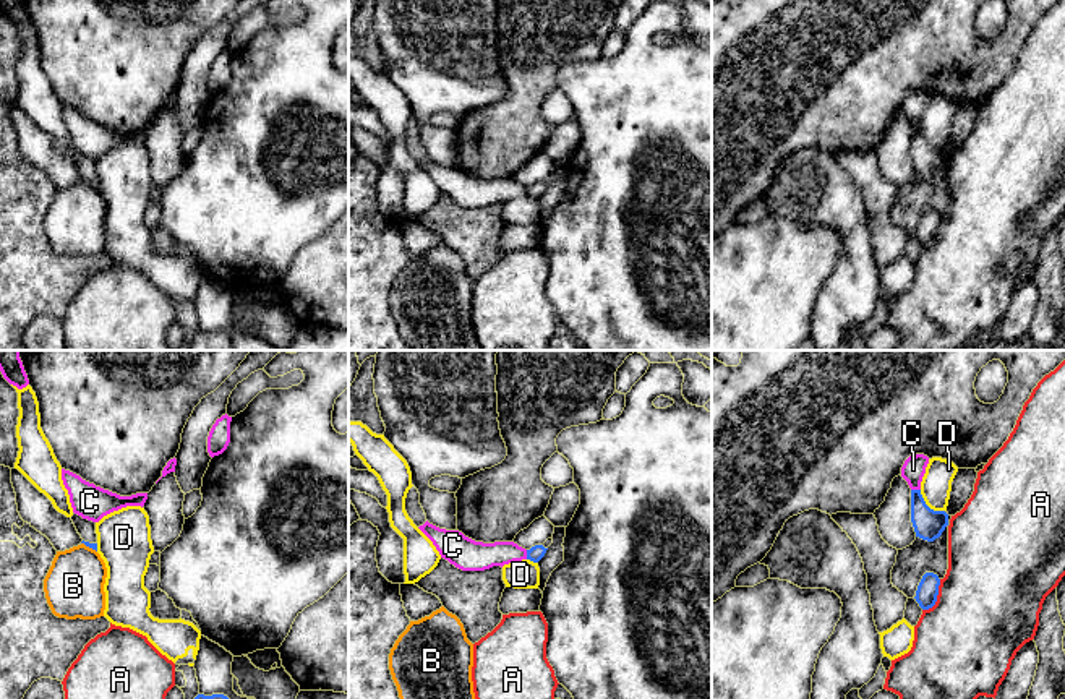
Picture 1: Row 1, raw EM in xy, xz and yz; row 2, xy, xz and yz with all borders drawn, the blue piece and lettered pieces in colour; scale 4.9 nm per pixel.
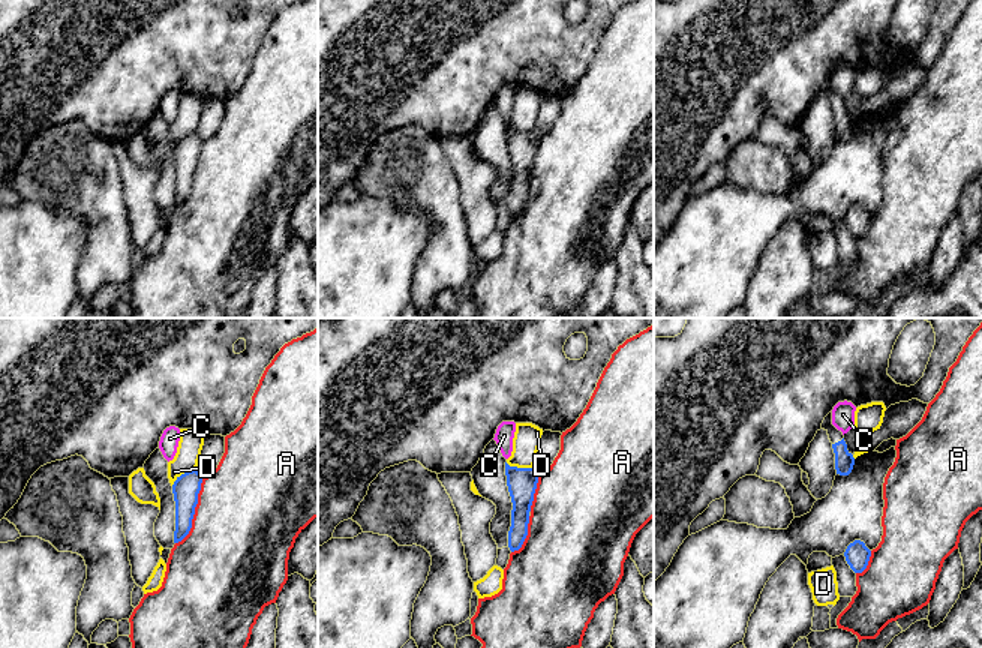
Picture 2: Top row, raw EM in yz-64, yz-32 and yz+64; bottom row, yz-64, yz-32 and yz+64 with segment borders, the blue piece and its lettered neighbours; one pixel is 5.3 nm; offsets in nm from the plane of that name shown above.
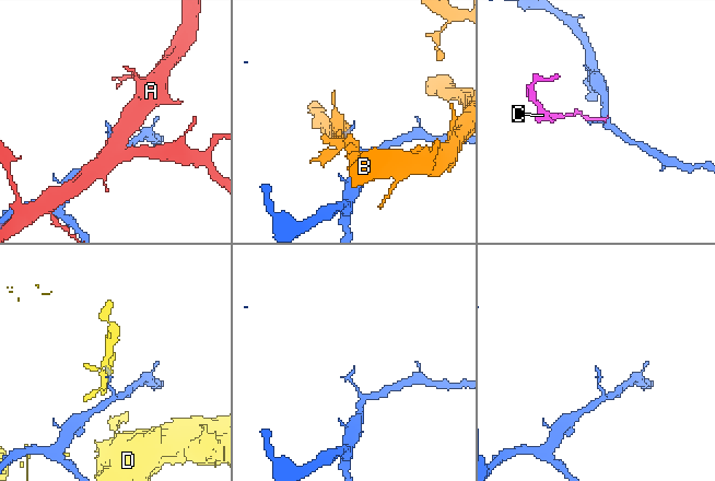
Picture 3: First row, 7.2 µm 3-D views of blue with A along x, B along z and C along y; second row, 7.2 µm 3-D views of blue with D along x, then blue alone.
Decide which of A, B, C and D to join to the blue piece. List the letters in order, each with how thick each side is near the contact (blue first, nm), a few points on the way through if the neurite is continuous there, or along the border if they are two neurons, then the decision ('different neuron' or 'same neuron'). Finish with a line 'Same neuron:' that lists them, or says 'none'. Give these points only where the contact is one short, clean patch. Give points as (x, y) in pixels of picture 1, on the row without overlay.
A: 110 nm thick on the blue side, 480 nm on the other; different neuron
B: 30 nm thick on the blue side, 300 nm on the other; border along xy (81, 179), (96, 188); different neuron
C: 80 nm thick on the blue side, 140 nm on the other; border along xz (526, 187), (527, 195); different neuron
D: 150 nm thick on the blue side, 150 nm on the other; different neuron
Same neuron: none

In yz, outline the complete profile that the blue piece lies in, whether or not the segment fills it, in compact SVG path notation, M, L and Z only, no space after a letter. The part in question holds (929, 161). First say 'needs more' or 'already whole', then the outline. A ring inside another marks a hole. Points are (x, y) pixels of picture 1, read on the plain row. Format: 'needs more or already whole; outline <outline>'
already whole; outline M911 127L911 159L916 174L934 178L948 162L948 151L945 148L930 146L921 131L921 127Z

